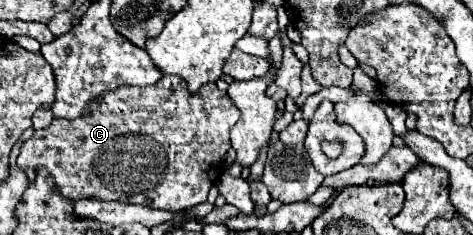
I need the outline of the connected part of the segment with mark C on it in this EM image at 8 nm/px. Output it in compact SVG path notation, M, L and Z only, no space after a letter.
M162 76L150 86L120 86L110 90L84 118L52 120L48 128L36 130L34 136L22 144L18 166L22 170L30 166L38 170L44 166L48 174L52 174L58 192L72 202L96 198L180 212L206 202L208 190L222 172L222 158L230 150L230 128L238 118L240 110L236 110L232 100L220 92L216 84L202 86L200 92L188 94L182 78Z

